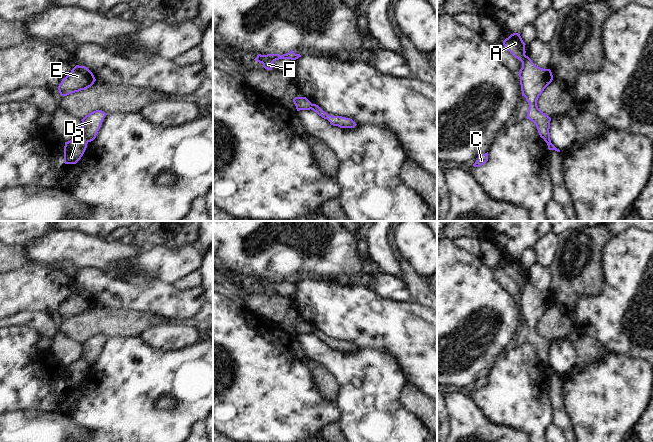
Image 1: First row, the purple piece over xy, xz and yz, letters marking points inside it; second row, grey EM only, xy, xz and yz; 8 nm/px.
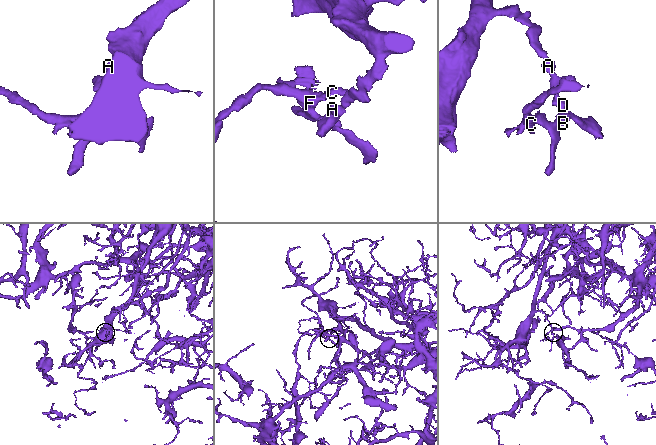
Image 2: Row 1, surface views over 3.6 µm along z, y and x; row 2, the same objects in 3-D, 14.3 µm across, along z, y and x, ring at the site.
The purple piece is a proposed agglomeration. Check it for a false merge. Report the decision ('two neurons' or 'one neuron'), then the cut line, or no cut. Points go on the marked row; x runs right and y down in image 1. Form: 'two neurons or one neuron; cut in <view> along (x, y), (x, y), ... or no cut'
two neurons; cut in xy along (81, 134), (88, 141)

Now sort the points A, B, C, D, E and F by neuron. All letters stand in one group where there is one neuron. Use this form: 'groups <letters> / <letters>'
groups A D E / B C F

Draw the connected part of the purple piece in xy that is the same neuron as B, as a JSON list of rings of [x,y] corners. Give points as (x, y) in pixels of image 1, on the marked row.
[[[82,134],[65,142],[64,163],[76,164],[83,156],[88,144],[88,139]]]

